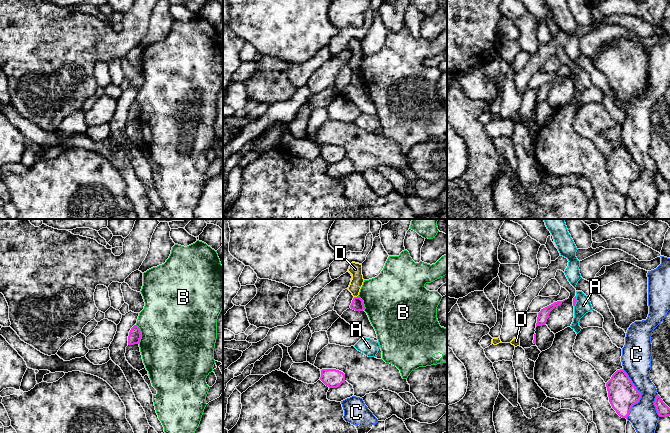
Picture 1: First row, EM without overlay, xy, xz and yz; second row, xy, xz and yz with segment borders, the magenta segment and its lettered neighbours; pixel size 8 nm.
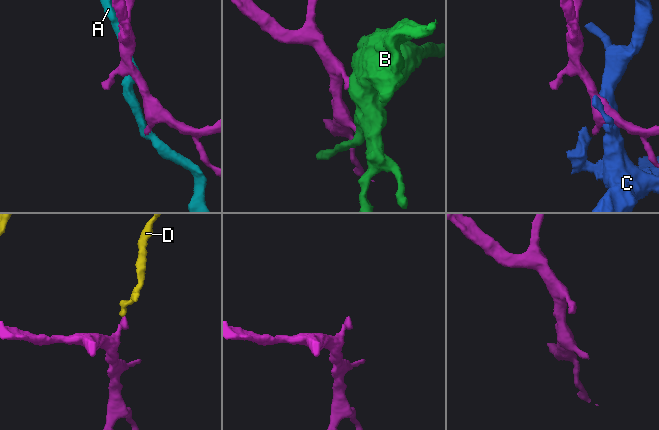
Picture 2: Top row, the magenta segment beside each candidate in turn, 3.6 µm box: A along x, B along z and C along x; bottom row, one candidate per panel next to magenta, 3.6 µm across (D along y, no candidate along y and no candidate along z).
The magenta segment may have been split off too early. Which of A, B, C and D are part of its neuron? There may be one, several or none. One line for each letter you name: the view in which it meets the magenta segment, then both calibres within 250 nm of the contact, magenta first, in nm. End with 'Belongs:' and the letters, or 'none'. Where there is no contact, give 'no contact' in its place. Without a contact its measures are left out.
Belongs: none

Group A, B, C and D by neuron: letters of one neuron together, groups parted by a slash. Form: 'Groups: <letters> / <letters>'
Groups: A / B / C / D

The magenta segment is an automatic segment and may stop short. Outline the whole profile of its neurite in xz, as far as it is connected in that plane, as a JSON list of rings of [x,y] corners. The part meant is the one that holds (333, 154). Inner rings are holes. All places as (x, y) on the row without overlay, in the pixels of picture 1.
[[[322,145],[320,156],[330,164],[337,164],[345,158],[345,150],[336,145]]]

